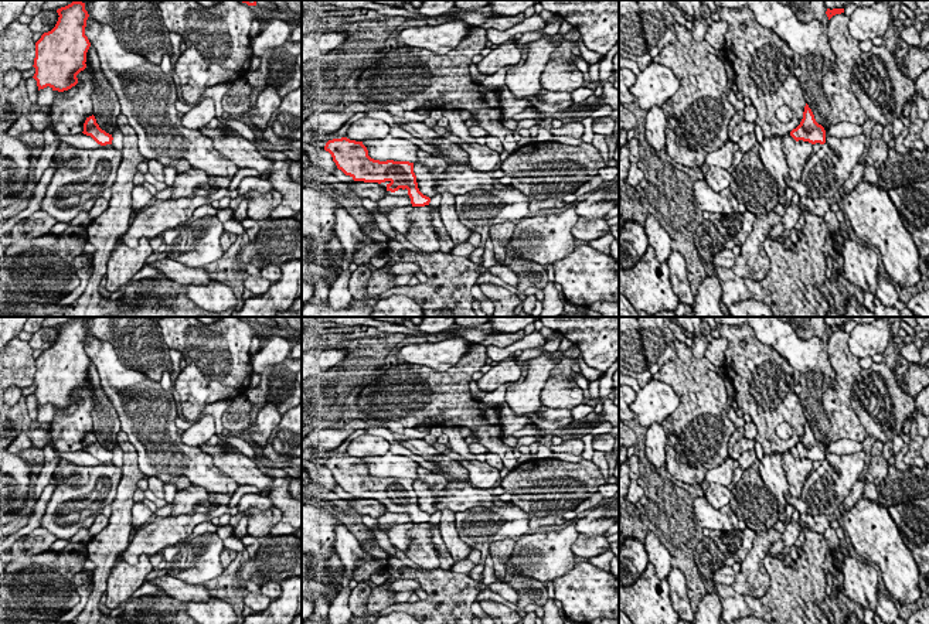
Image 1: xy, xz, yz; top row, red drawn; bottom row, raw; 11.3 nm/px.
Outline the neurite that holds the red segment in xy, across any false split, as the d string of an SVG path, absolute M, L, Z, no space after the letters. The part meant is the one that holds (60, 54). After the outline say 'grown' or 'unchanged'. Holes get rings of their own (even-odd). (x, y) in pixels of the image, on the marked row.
M72 1L57 10L55 27L35 42L34 79L38 91L50 86L64 92L78 83L76 75L86 68L86 52L91 47L85 35L89 17L85 3Z | unchanged

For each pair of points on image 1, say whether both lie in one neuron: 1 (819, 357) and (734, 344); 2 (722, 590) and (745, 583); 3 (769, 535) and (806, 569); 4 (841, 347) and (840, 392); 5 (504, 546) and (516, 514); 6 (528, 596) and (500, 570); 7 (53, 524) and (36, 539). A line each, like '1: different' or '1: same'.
1: different
2: different
3: different
4: same
5: different
6: same
7: different

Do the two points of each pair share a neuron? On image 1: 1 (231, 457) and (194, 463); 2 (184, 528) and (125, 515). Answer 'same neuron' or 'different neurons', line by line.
1: different neurons
2: different neurons

